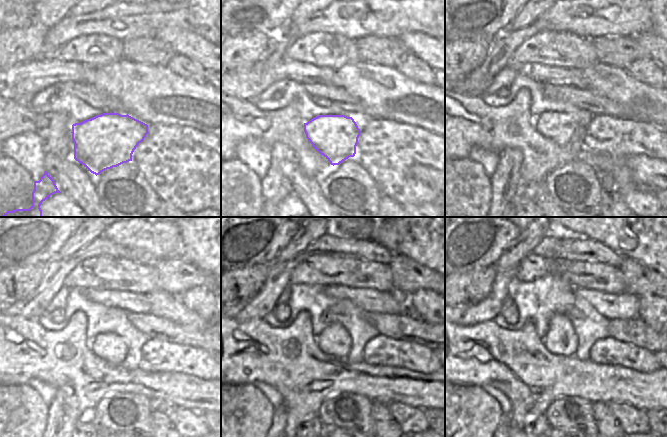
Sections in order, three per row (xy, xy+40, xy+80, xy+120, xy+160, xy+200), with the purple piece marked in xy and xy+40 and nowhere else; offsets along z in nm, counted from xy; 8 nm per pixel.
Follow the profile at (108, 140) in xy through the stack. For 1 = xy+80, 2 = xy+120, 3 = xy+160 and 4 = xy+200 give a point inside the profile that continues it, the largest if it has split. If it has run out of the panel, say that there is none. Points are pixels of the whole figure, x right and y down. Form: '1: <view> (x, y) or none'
1: xy+80 (559, 127)
2: xy+120 (110, 347)
3: xy+160 (334, 340)
4: xy+200 (561, 339)

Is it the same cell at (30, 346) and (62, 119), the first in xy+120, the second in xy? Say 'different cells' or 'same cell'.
same cell

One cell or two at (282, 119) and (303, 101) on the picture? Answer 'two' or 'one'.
two

